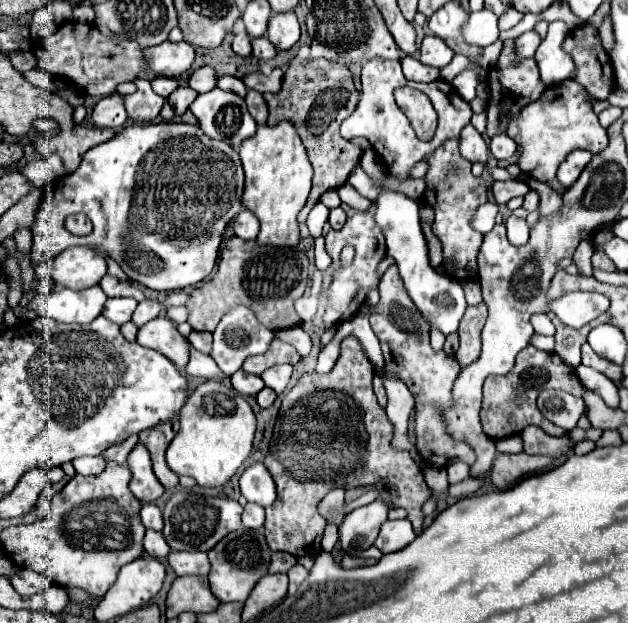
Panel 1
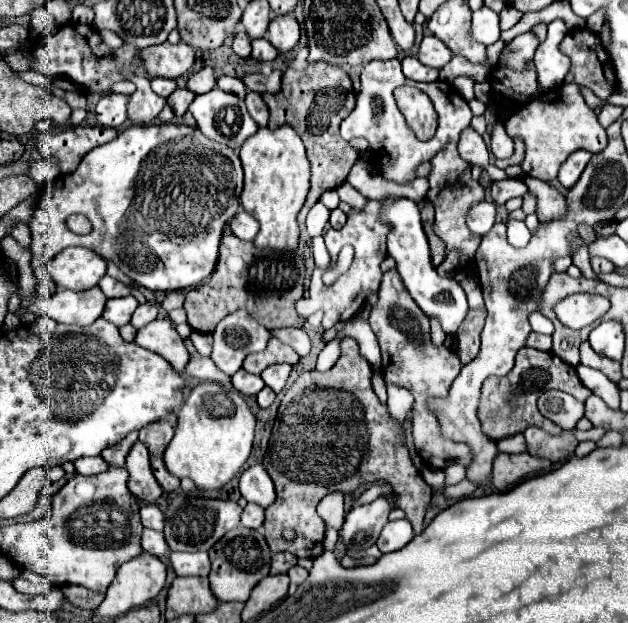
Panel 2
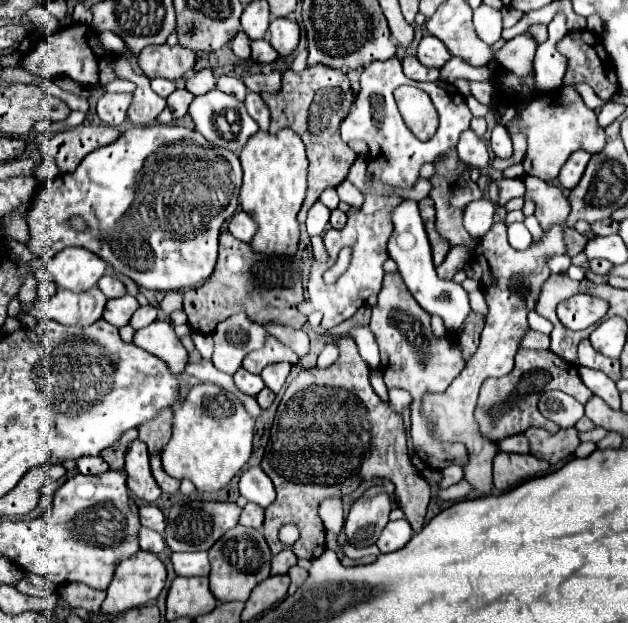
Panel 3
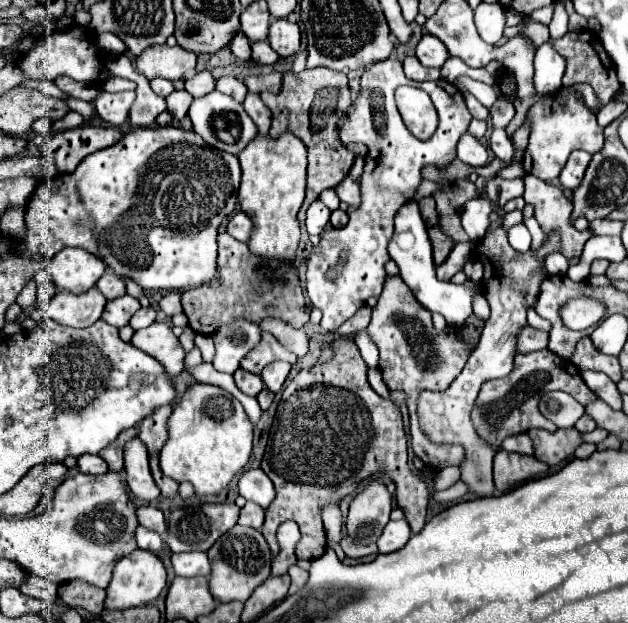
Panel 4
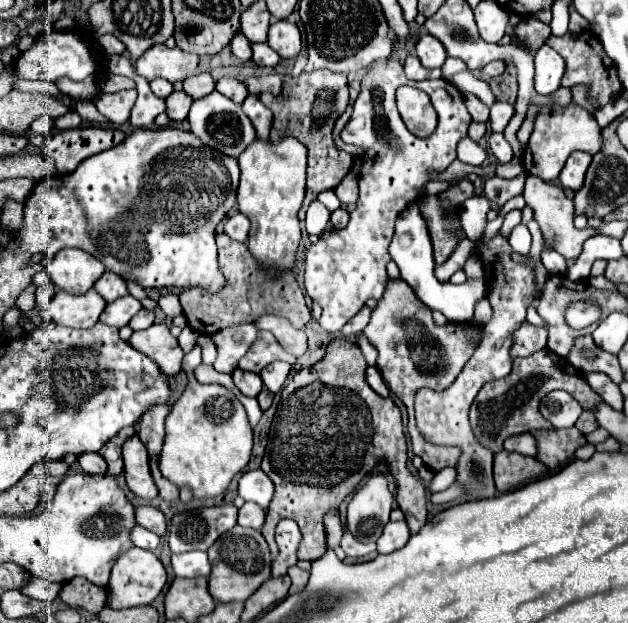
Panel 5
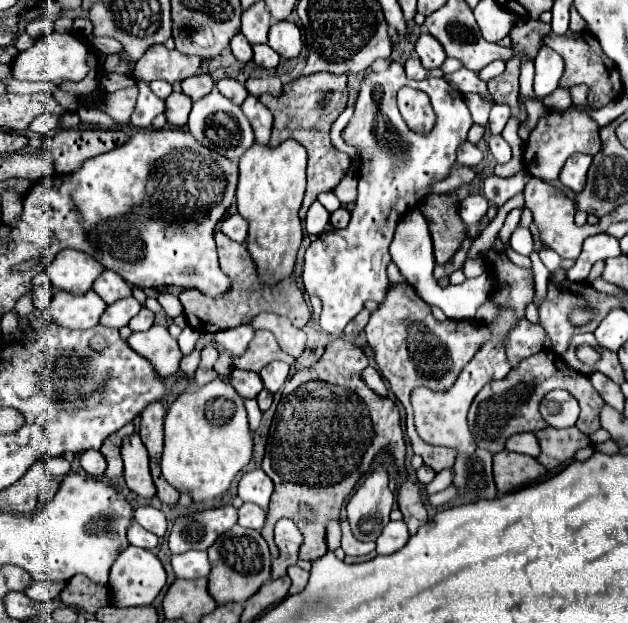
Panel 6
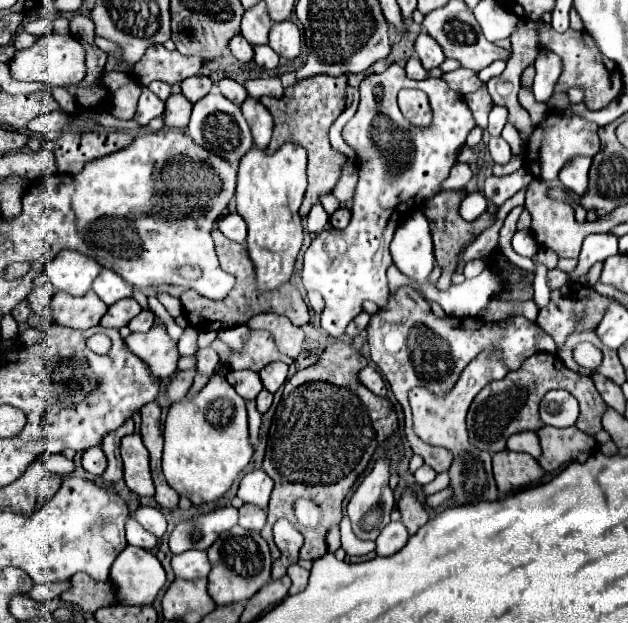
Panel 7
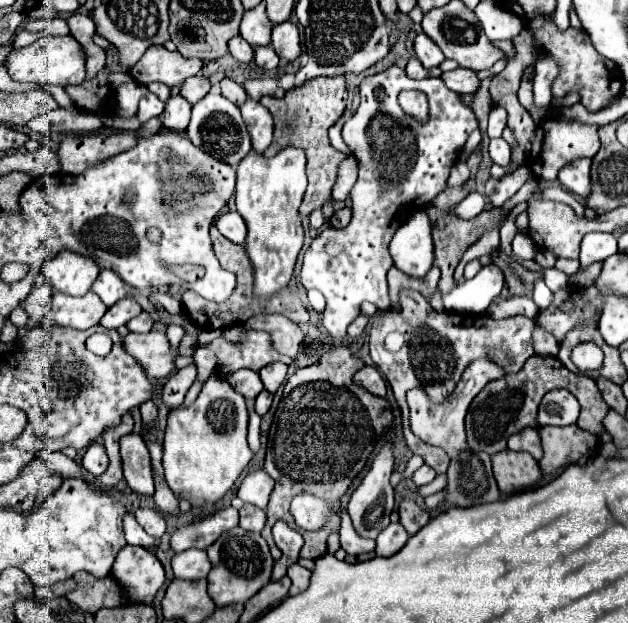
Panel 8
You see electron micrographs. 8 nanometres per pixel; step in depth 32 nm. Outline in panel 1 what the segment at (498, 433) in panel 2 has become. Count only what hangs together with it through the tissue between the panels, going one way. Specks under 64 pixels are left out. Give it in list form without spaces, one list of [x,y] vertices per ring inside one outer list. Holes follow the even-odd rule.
[[[526,348],[520,352],[520,360],[516,360],[514,368],[506,376],[490,376],[484,382],[484,400],[482,400],[482,428],[486,436],[492,440],[508,438],[514,434],[520,434],[528,424],[540,426],[544,432],[550,436],[564,436],[564,430],[554,426],[550,420],[546,420],[538,408],[536,408],[536,398],[540,390],[544,388],[562,388],[572,394],[582,396],[582,384],[574,372],[572,366],[564,364],[556,352],[544,352],[536,348]]]

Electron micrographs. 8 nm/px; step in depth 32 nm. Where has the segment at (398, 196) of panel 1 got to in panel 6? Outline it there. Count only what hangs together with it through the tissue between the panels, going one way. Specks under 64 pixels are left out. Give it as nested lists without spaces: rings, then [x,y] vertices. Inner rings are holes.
[[[412,208],[410,212],[406,212],[396,226],[396,234],[394,240],[390,244],[390,256],[394,260],[394,264],[400,268],[402,276],[406,278],[406,282],[416,290],[416,294],[430,306],[438,306],[448,318],[452,320],[472,320],[476,314],[476,308],[486,302],[494,290],[494,280],[490,278],[490,274],[482,274],[478,278],[470,278],[464,284],[458,286],[440,286],[438,280],[434,278],[432,270],[434,270],[434,254],[432,254],[432,240],[430,240],[430,232],[428,232],[428,224],[426,218],[422,216],[422,212],[418,208]]]

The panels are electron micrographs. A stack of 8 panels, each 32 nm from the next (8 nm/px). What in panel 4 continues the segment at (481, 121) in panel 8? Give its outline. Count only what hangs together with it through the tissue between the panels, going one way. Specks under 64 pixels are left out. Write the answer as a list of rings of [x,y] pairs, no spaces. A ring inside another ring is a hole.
[[[464,94],[466,106],[470,110],[472,116],[479,120],[486,120],[489,116],[489,109],[482,105],[472,94]]]

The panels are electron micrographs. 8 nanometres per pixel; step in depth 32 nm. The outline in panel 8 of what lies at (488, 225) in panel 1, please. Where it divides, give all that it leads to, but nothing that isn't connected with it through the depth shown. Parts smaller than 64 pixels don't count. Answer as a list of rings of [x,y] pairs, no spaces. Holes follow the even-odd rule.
[[[470,192],[470,194],[454,208],[454,212],[456,212],[456,216],[460,216],[462,220],[472,220],[472,218],[476,218],[476,216],[484,210],[484,206],[486,206],[484,196],[478,194],[478,192]]]

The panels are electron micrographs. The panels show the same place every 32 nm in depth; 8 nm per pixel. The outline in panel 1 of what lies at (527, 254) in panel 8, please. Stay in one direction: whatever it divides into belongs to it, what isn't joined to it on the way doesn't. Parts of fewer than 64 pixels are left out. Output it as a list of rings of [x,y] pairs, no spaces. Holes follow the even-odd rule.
[[[510,216],[506,220],[506,228],[508,228],[508,240],[516,246],[522,246],[528,242],[528,224],[524,218],[516,218]]]

